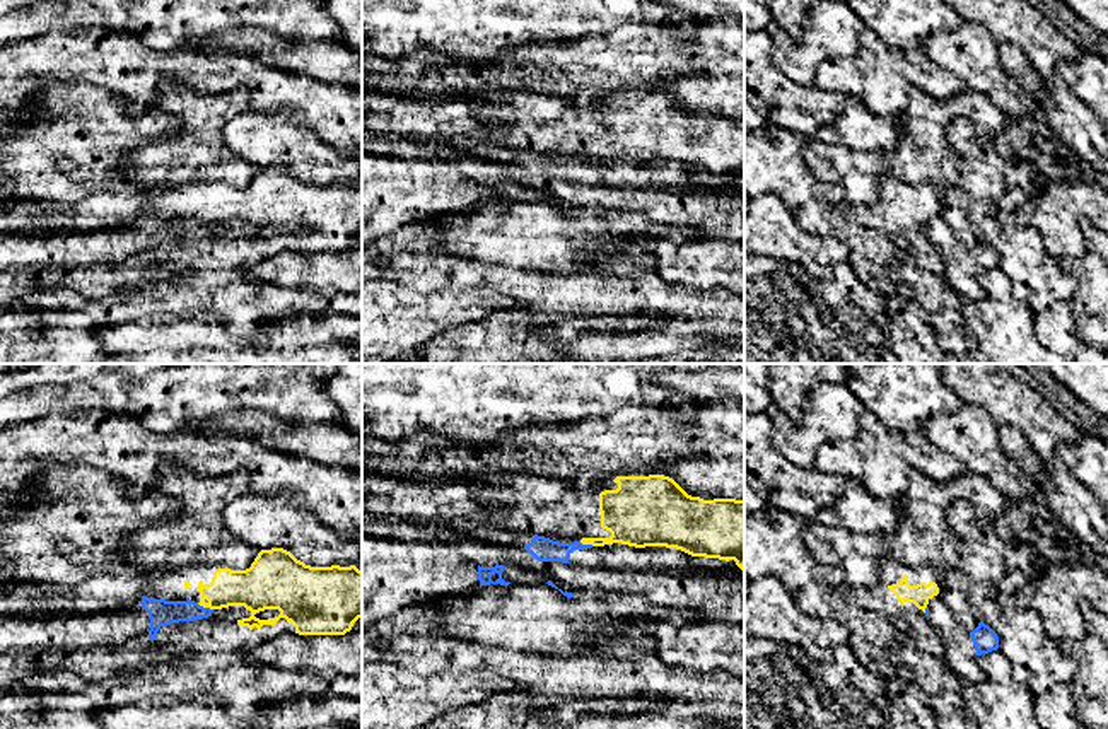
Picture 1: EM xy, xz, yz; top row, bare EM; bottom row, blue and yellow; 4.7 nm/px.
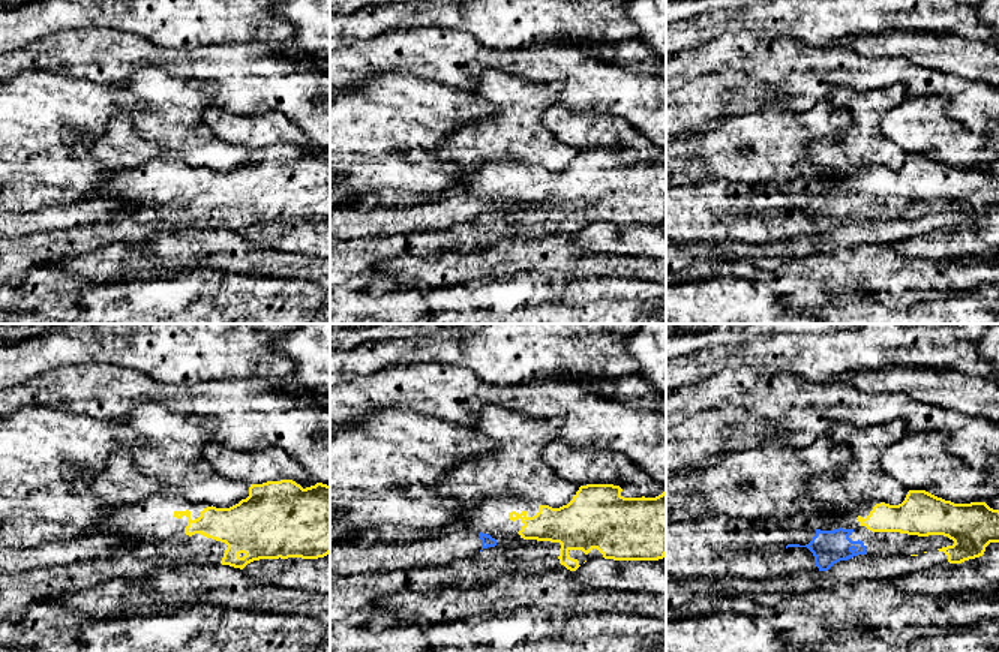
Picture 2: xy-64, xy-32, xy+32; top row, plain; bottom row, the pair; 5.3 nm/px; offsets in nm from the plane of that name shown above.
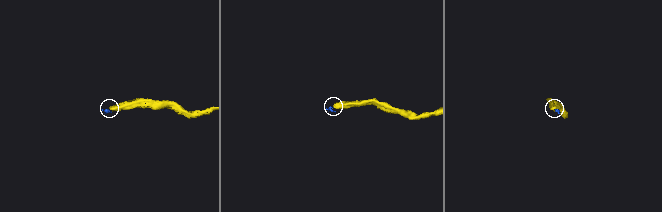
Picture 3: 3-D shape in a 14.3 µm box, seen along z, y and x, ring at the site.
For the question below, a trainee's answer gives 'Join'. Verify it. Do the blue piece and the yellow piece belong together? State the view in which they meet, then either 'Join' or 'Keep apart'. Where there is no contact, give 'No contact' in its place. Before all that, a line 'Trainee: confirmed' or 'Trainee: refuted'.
Trainee: refuted
Touches blue in xy. Keep apart

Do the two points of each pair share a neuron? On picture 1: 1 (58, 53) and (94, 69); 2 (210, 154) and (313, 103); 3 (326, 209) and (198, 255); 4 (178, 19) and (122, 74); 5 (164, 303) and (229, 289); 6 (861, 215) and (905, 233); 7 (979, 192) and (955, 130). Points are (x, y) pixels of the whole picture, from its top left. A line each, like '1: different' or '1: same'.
1: same
2: different
3: same
4: different
5: same
6: same
7: same

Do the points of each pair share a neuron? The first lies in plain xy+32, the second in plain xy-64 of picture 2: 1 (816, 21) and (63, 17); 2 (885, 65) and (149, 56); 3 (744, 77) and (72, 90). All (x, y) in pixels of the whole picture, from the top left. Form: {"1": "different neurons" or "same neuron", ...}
{"1": "same neuron", "2": "same neuron", "3": "different neurons"}

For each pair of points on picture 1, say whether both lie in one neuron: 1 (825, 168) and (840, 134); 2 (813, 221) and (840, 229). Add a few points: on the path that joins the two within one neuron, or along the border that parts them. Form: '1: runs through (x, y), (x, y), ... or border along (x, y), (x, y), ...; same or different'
1: border along (813, 139), (823, 144), (874, 151); different
2: runs through (820, 221), (833, 226); same

